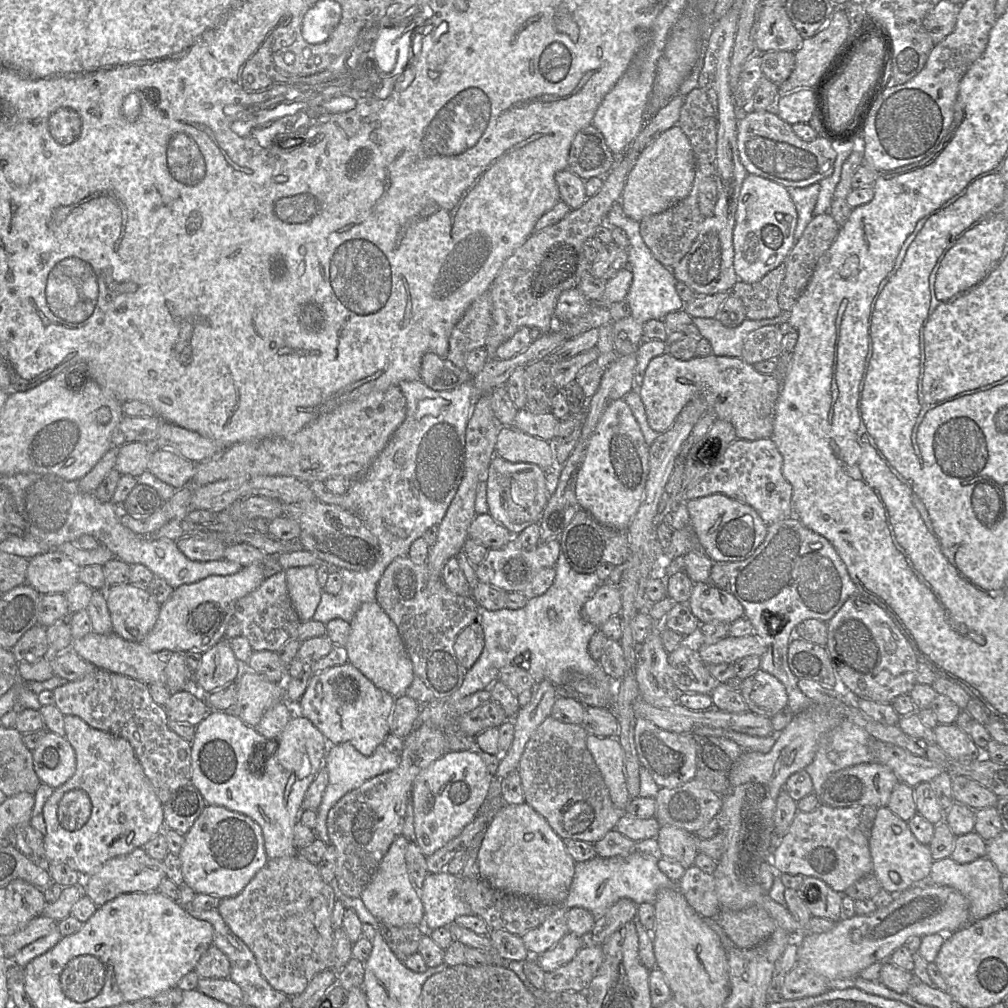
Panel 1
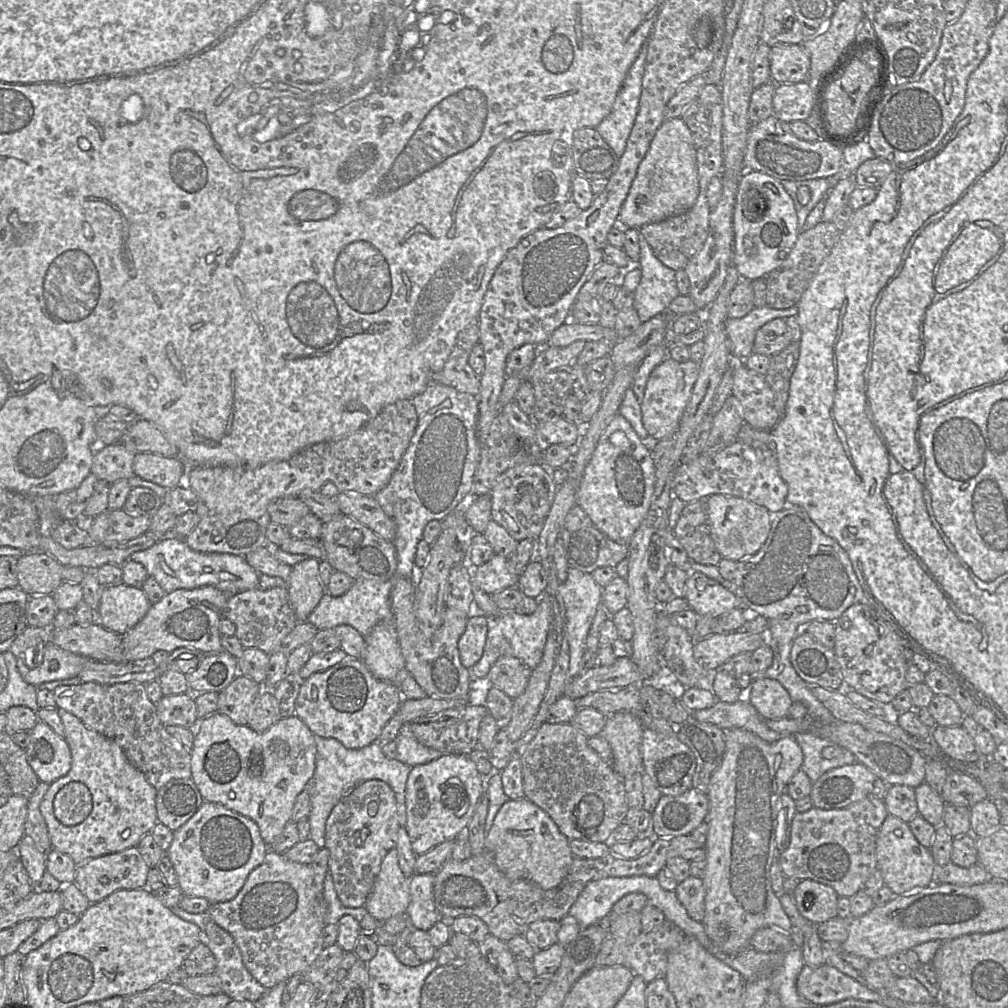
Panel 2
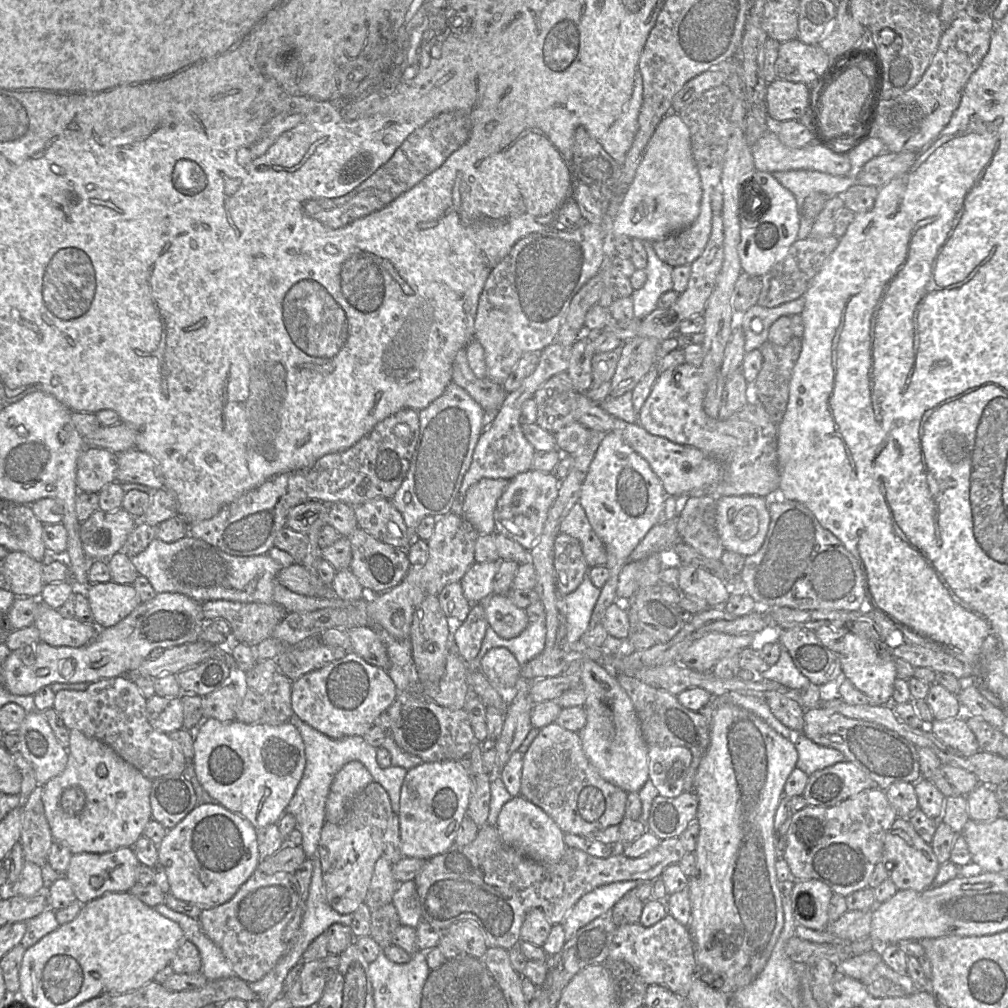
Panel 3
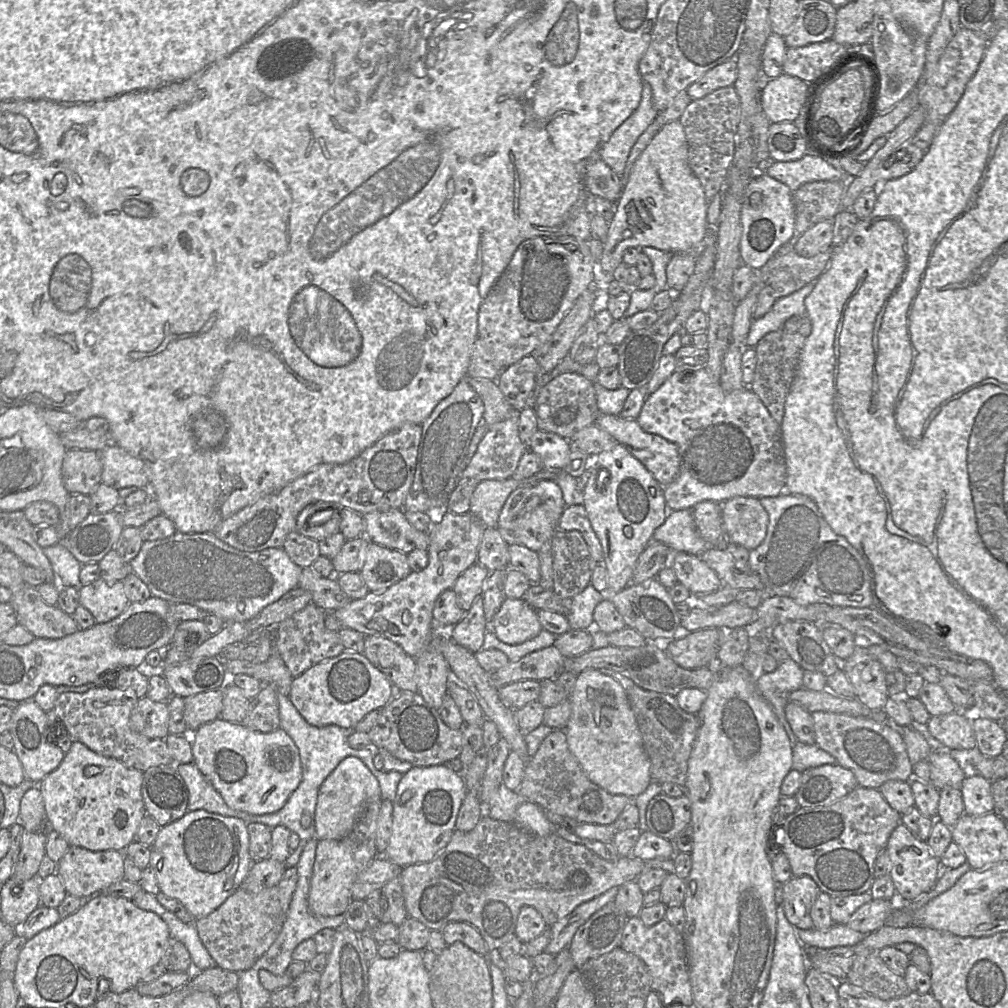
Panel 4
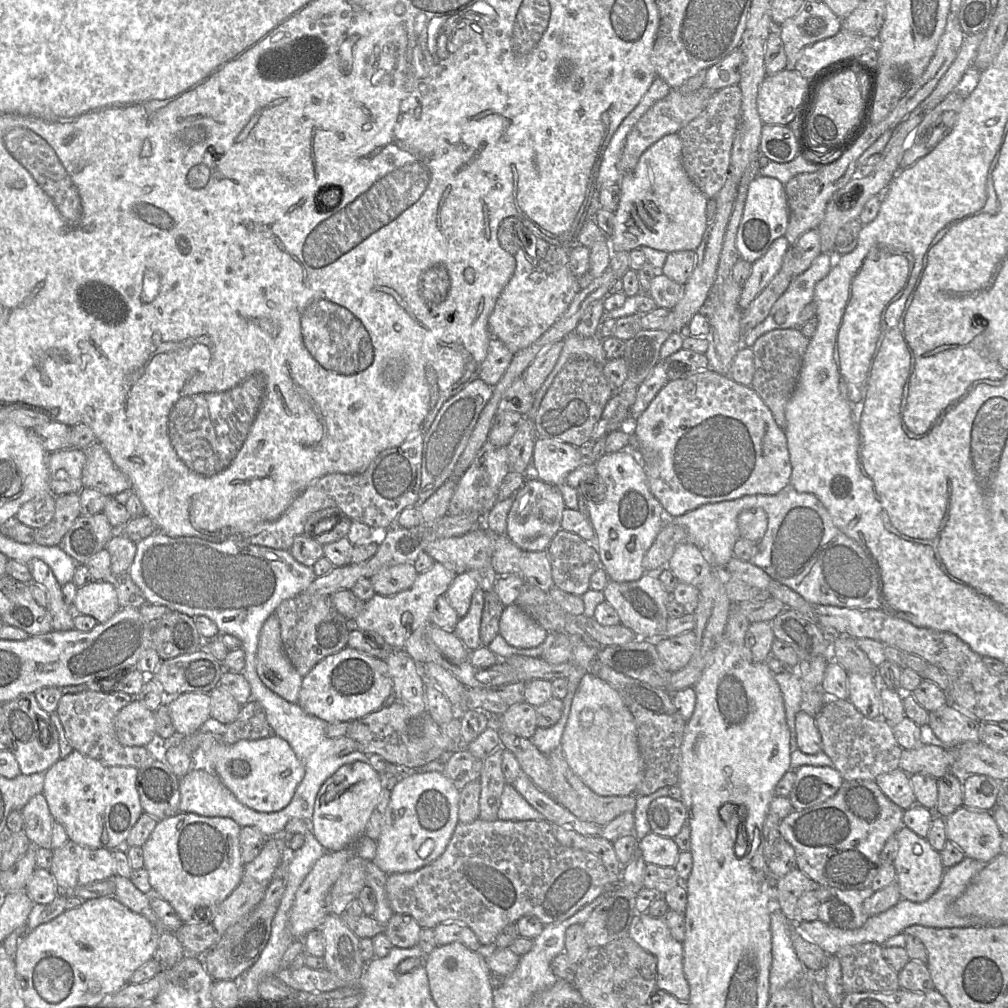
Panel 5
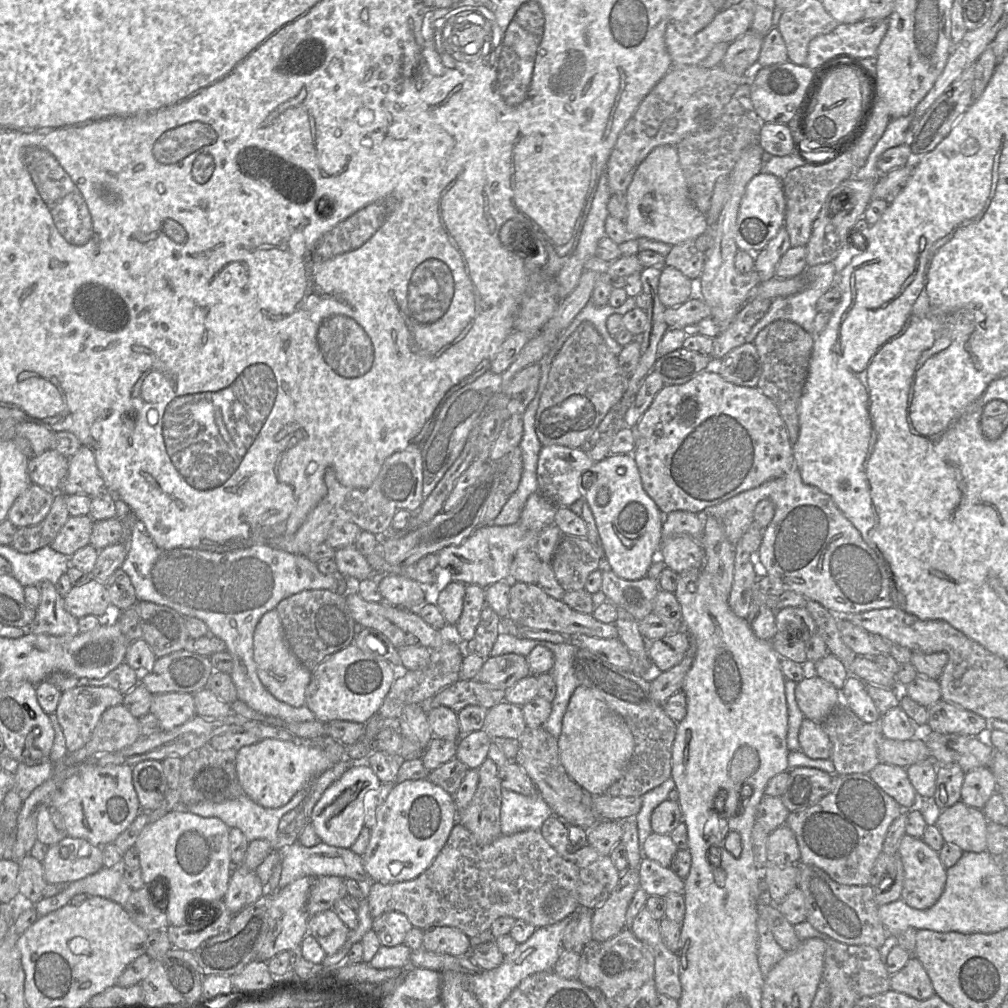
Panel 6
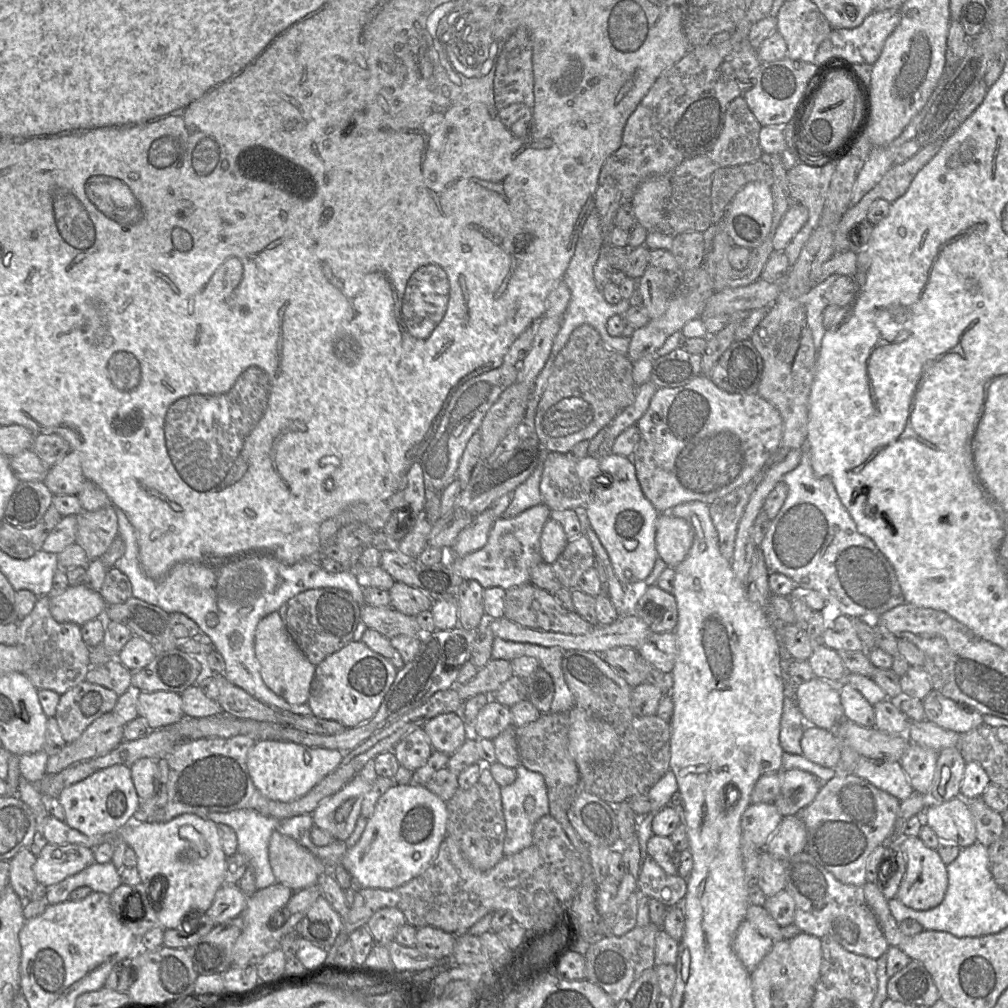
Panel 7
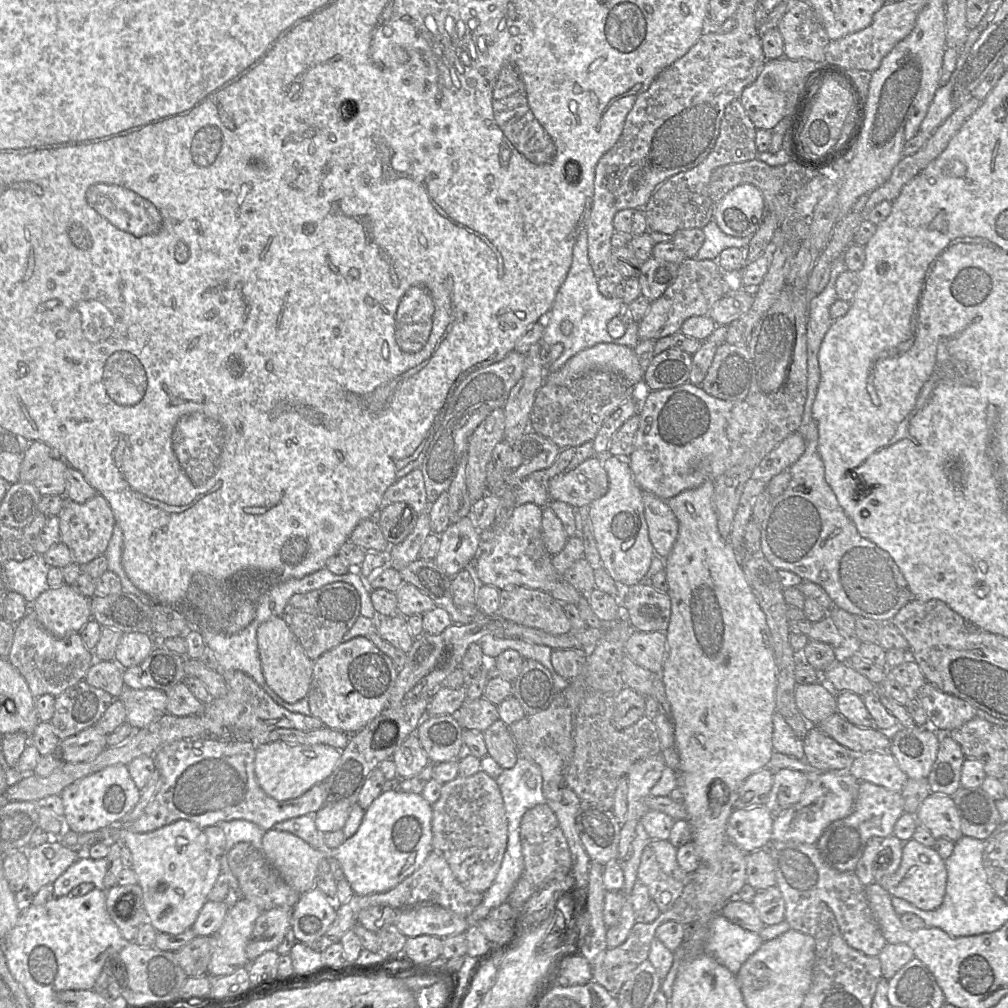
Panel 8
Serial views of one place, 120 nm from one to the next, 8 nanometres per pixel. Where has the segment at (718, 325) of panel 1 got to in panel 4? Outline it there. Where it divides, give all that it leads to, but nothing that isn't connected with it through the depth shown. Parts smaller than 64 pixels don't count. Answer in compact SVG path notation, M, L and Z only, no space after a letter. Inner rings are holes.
M813 280L792 294L779 298L764 316L752 320L744 347L755 348L766 334L782 329L790 317L806 315L804 300L816 282L817 280Z

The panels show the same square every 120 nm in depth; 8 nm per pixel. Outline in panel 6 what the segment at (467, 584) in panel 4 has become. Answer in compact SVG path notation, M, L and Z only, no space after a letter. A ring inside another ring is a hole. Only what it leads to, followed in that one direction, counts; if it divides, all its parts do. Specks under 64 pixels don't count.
M450 582L434 592L434 603L443 615L447 627L452 628L453 631L463 611L465 591L466 584Z

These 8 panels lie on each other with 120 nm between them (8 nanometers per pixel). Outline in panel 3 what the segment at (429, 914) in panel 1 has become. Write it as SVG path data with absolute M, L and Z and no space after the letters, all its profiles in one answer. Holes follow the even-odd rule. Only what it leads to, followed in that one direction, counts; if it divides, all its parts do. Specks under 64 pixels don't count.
M413 880L399 883L392 904L397 910L401 925L415 928L422 921L419 897Z

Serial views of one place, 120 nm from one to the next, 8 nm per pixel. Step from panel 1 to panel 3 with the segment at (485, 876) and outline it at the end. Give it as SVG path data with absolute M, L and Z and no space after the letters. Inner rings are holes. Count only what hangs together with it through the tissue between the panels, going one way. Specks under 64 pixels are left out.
M522 795L512 797L503 805L497 818L496 828L507 846L518 854L543 865L557 863L566 849L564 833L554 820Z

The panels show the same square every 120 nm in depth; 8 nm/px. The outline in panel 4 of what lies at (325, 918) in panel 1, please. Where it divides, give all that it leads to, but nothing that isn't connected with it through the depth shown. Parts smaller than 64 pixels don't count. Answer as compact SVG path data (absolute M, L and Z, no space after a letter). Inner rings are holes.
M278 886L265 888L258 893L248 892L240 887L208 916L196 919L194 926L216 966L239 973L255 964L257 947L280 918Z

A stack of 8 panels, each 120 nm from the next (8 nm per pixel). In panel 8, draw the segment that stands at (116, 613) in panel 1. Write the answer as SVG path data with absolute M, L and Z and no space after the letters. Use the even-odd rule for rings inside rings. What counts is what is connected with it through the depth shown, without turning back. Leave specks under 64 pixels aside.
M72 586L49 587L30 604L39 623L54 637L79 633L91 619L91 598Z

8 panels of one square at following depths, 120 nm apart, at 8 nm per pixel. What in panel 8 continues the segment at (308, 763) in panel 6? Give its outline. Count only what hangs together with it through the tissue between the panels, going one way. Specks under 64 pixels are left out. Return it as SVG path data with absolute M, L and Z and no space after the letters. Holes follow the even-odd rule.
M283 741L256 746L254 772L261 789L277 801L295 799L314 785L323 783L341 757L341 751L322 744L289 744Z

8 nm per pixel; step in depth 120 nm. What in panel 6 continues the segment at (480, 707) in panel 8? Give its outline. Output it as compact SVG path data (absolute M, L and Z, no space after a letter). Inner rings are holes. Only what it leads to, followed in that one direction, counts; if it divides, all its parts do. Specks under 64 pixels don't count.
M502 701L488 709L482 730L493 740L517 740L526 727L521 706Z

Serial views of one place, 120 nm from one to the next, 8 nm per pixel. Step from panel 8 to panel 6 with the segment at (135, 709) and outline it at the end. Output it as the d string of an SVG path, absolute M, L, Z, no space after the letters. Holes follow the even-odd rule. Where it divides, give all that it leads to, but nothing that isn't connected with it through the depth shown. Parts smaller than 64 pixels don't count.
M177 692L155 694L149 712L158 719L161 731L169 731L196 715L193 694Z

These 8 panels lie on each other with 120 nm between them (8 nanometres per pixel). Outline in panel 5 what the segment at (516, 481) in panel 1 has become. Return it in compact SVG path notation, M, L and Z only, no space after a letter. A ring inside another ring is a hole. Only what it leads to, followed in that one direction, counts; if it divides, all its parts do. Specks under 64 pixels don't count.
M530 476L513 495L513 504L507 517L506 535L523 551L546 551L554 535L562 529L561 522L565 508L566 505L558 486L543 482L535 476Z

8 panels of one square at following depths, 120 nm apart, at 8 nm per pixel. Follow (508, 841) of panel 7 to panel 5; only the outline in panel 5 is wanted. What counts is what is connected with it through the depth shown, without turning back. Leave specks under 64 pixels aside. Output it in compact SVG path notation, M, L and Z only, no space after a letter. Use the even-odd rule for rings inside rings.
M507 783L503 788L497 817L503 821L545 820L540 812L534 809L511 784Z

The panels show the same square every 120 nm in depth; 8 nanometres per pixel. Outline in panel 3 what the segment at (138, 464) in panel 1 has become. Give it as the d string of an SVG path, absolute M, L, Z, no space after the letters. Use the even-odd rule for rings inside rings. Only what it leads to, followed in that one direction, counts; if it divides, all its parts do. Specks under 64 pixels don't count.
M86 447L77 461L76 484L78 491L99 493L104 486L116 481L117 469L116 453L104 448Z

